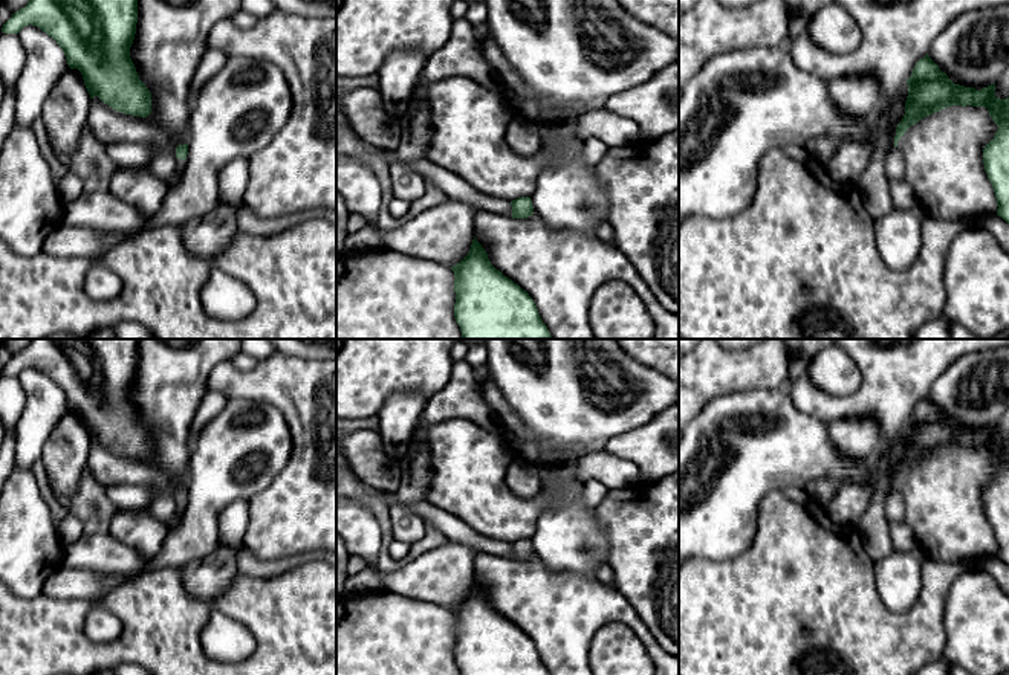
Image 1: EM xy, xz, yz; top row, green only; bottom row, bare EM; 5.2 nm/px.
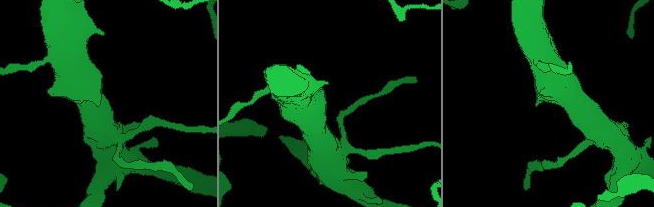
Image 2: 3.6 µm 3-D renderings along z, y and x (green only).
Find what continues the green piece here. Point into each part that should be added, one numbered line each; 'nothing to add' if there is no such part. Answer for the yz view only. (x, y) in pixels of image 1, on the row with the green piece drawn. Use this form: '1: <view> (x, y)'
nothing to add

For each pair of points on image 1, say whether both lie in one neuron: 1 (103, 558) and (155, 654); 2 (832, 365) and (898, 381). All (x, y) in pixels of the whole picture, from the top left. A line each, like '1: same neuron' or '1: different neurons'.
1: different neurons
2: different neurons

